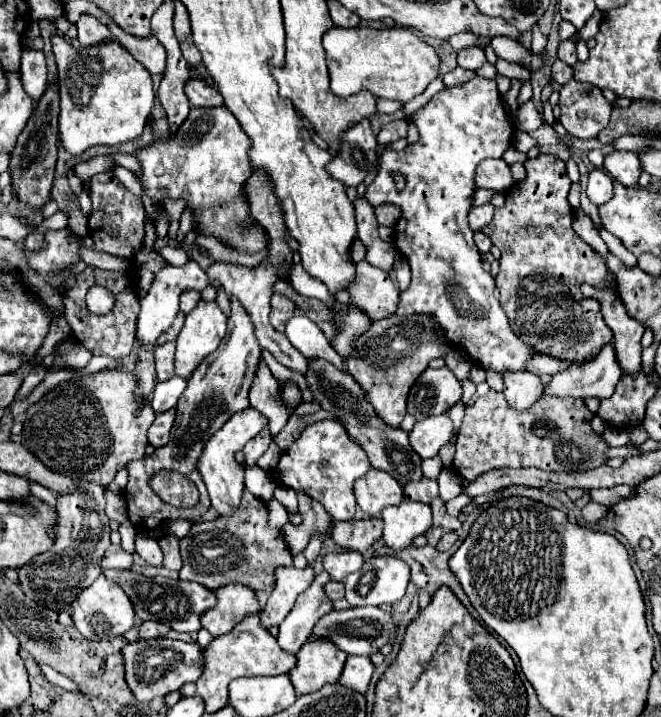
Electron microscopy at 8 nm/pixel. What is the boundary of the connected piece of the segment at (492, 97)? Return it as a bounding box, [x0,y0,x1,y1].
[365,77,535,373]

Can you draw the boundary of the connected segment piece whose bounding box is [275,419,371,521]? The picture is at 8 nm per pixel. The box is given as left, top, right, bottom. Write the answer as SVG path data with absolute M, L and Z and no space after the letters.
M323 419L305 427L299 439L283 451L281 461L275 469L275 477L283 485L295 491L305 491L315 501L325 505L325 511L335 521L351 521L357 507L353 497L353 483L355 479L363 477L369 467L371 465L367 455L359 445L349 439L343 425L335 419Z

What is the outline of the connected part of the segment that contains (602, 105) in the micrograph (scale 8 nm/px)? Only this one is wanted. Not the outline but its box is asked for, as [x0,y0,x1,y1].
[559,79,613,139]

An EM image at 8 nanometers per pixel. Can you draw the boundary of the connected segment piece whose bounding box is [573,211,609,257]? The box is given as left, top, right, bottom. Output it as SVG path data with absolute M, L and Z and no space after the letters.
M575 211L573 213L573 229L575 229L575 233L579 235L579 237L583 237L583 241L587 241L587 245L591 245L597 253L601 253L603 257L607 255L607 245L603 243L603 239L599 237L599 233L597 233L597 229L595 229L595 225L593 225L593 221L583 213L583 211Z

